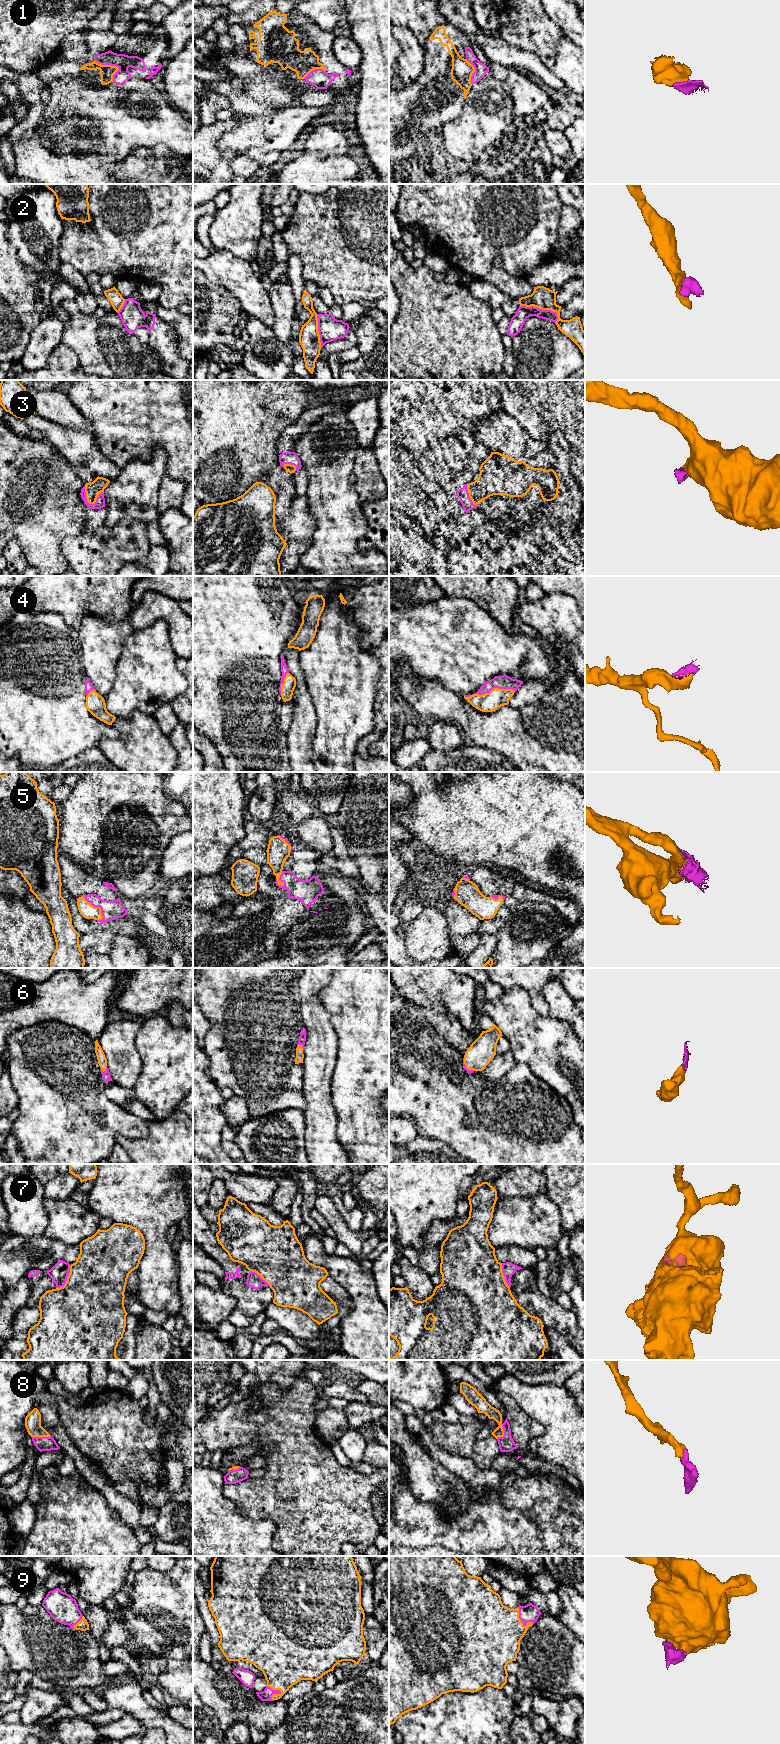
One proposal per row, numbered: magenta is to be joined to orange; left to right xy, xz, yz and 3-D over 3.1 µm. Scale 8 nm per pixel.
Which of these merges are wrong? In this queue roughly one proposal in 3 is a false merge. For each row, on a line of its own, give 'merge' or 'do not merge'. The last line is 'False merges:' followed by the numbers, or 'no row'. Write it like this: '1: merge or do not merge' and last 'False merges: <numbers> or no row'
1: merge
2: do not merge
3: merge
4: merge
5: merge
6: merge
7: do not merge
8: merge
9: merge
False merges: 2, 7

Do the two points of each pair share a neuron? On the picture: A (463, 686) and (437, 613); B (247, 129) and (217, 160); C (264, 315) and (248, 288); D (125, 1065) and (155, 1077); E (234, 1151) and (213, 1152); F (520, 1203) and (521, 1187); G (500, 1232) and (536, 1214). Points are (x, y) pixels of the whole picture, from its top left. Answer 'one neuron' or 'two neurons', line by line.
A: one neuron
B: two neurons
C: one neuron
D: two neurons
E: two neurons
F: two neurons
G: one neuron

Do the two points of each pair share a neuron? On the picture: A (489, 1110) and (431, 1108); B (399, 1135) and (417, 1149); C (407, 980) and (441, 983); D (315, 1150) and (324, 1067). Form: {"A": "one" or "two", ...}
{"A": "one", "B": "two", "C": "one", "D": "one"}

